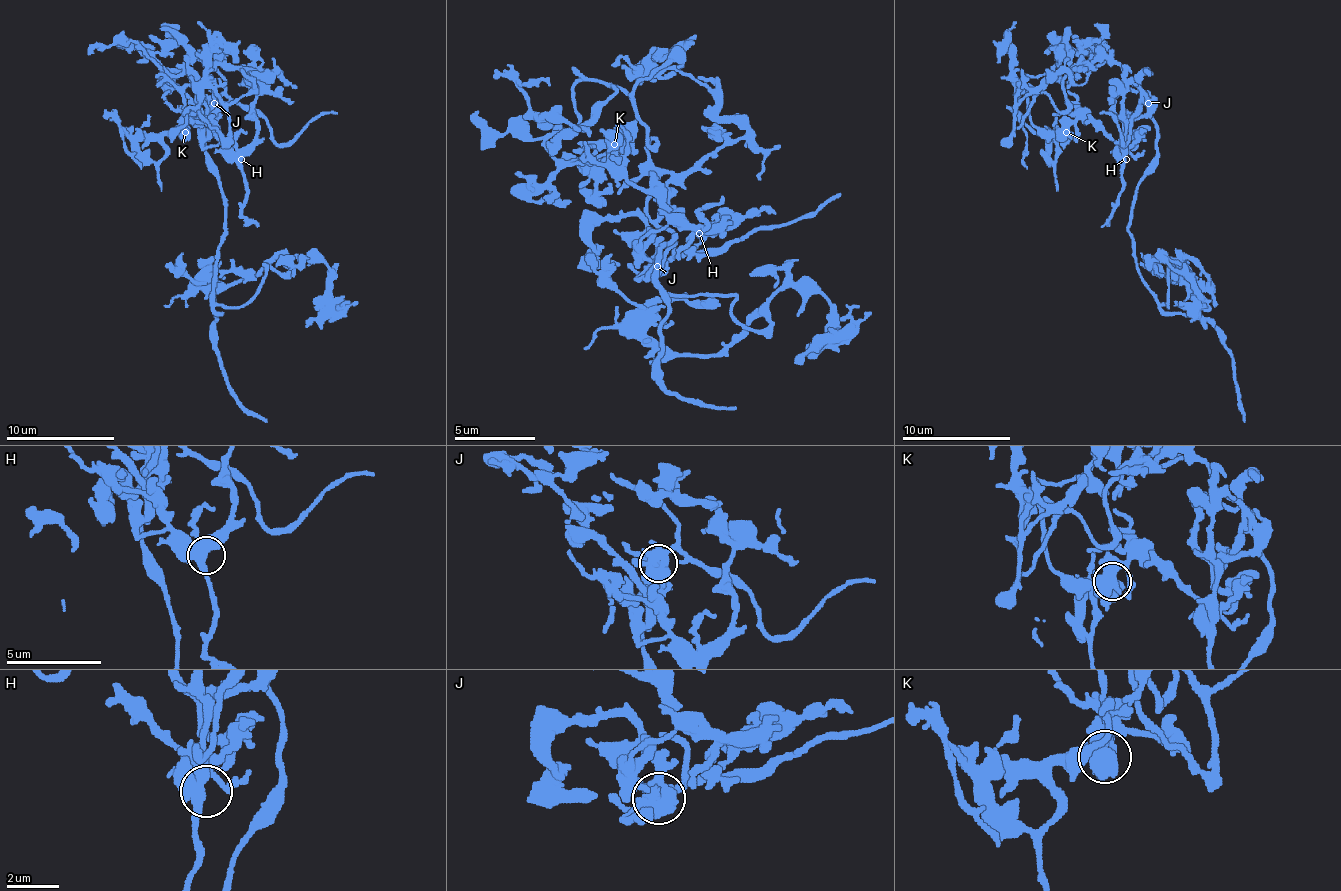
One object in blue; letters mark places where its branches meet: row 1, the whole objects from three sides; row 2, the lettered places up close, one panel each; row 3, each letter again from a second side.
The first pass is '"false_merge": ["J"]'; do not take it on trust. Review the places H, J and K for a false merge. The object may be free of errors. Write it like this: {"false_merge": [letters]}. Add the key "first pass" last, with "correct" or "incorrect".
{"false_merge": [], "first pass": "incorrect"}

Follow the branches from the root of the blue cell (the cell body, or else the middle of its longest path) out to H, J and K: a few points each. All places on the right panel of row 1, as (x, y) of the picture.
H: (1156, 148), (1153, 124), (1131, 148), (1126, 145), (1121, 148), (1126, 159)
J: (1156, 148), (1156, 121), (1153, 107), (1148, 102)
K: (1156, 148), (1153, 124), (1131, 148), (1115, 142), (1091, 121), (1080, 118), (1066, 132)

